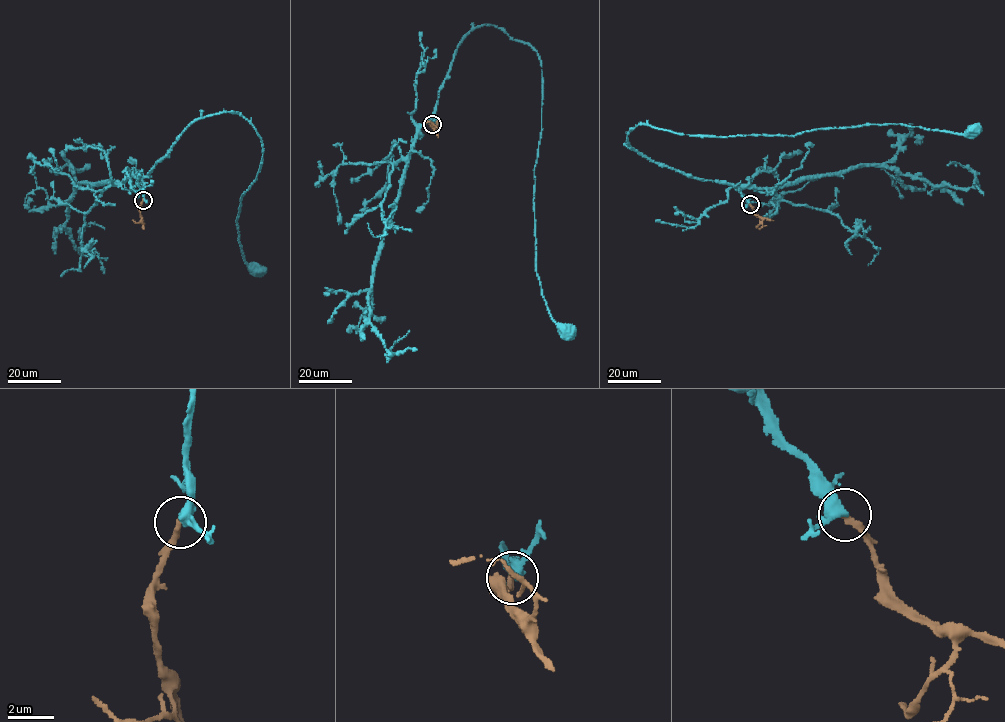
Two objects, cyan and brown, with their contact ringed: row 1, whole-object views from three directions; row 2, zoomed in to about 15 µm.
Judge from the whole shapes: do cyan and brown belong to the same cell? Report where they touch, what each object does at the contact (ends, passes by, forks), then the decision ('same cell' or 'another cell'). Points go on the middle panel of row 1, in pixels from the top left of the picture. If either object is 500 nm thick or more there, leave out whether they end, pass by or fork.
at (432, 124); cyan passes by; brown ends there; same cell

